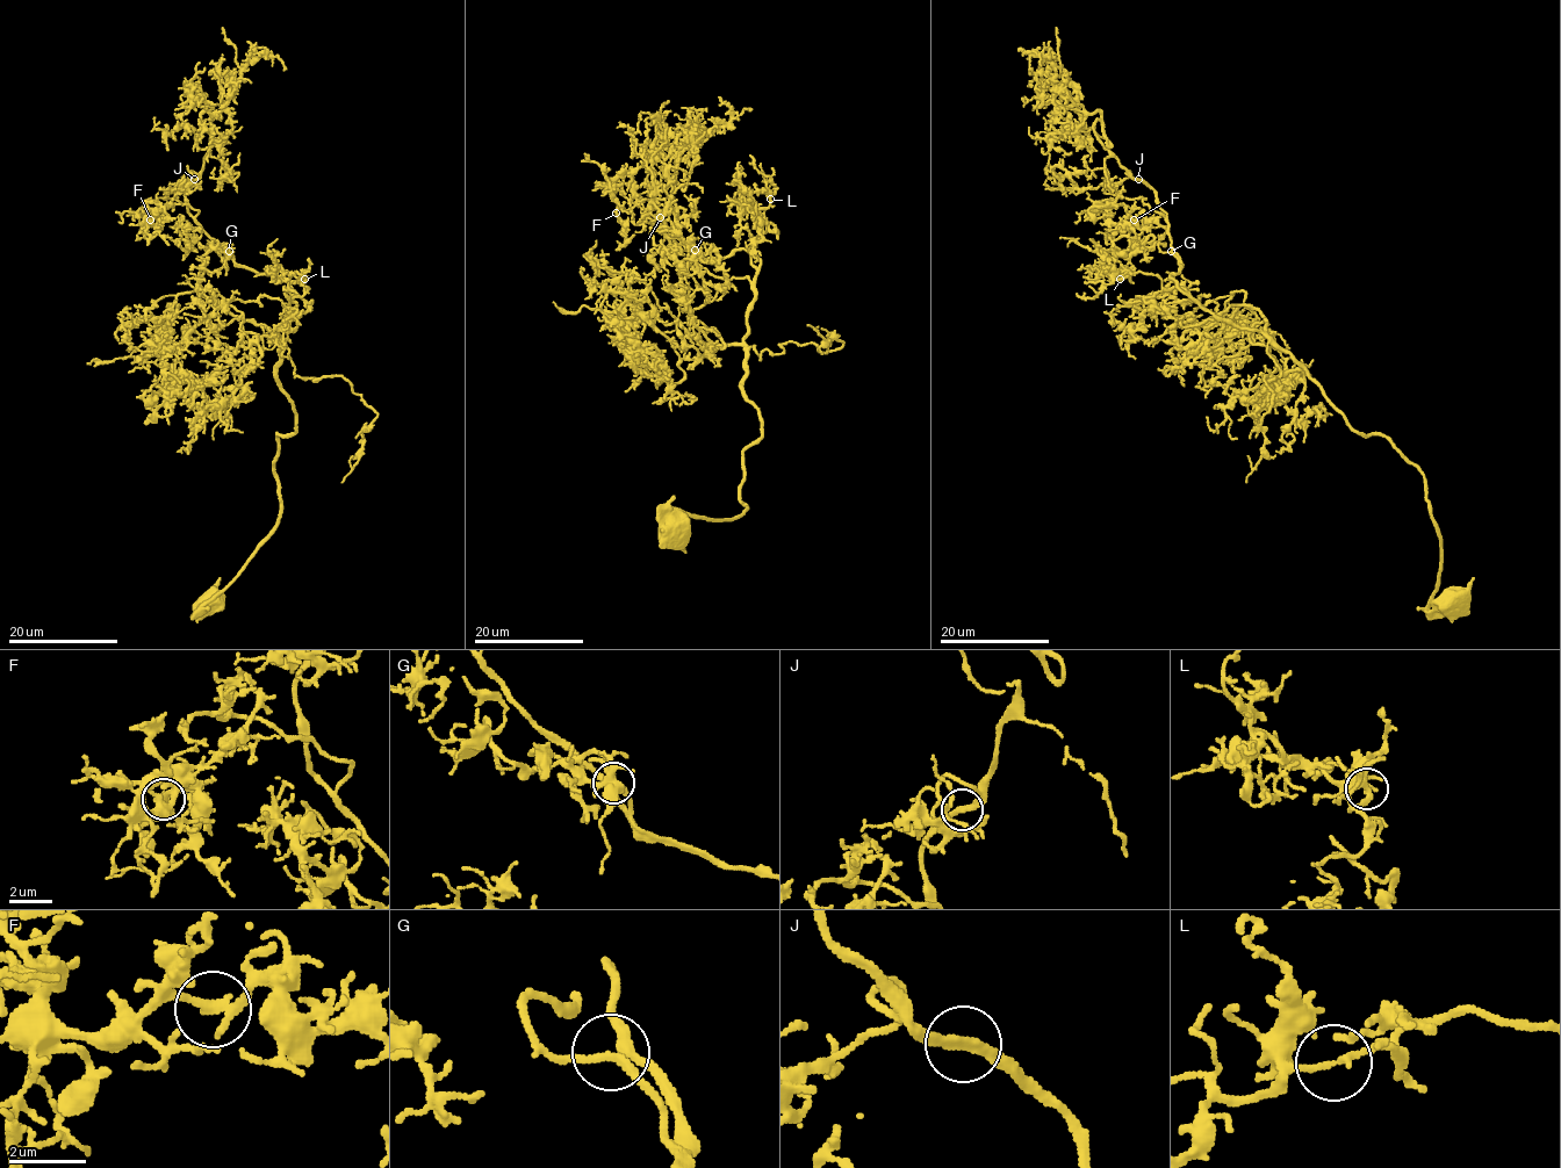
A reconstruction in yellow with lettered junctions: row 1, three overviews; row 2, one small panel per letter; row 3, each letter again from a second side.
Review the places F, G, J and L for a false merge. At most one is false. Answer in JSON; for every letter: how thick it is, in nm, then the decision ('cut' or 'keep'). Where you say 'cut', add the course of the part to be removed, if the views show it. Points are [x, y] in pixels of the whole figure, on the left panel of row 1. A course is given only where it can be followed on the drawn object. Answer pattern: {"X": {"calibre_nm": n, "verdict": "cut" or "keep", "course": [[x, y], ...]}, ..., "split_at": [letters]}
{"F": {"calibre_nm": 240, "verdict": "keep"}, "G": {"calibre_nm": 200, "verdict": "keep"}, "J": {"calibre_nm": 280, "verdict": "keep"}, "L": {"calibre_nm": 180, "verdict": "keep"}, "split_at": []}

